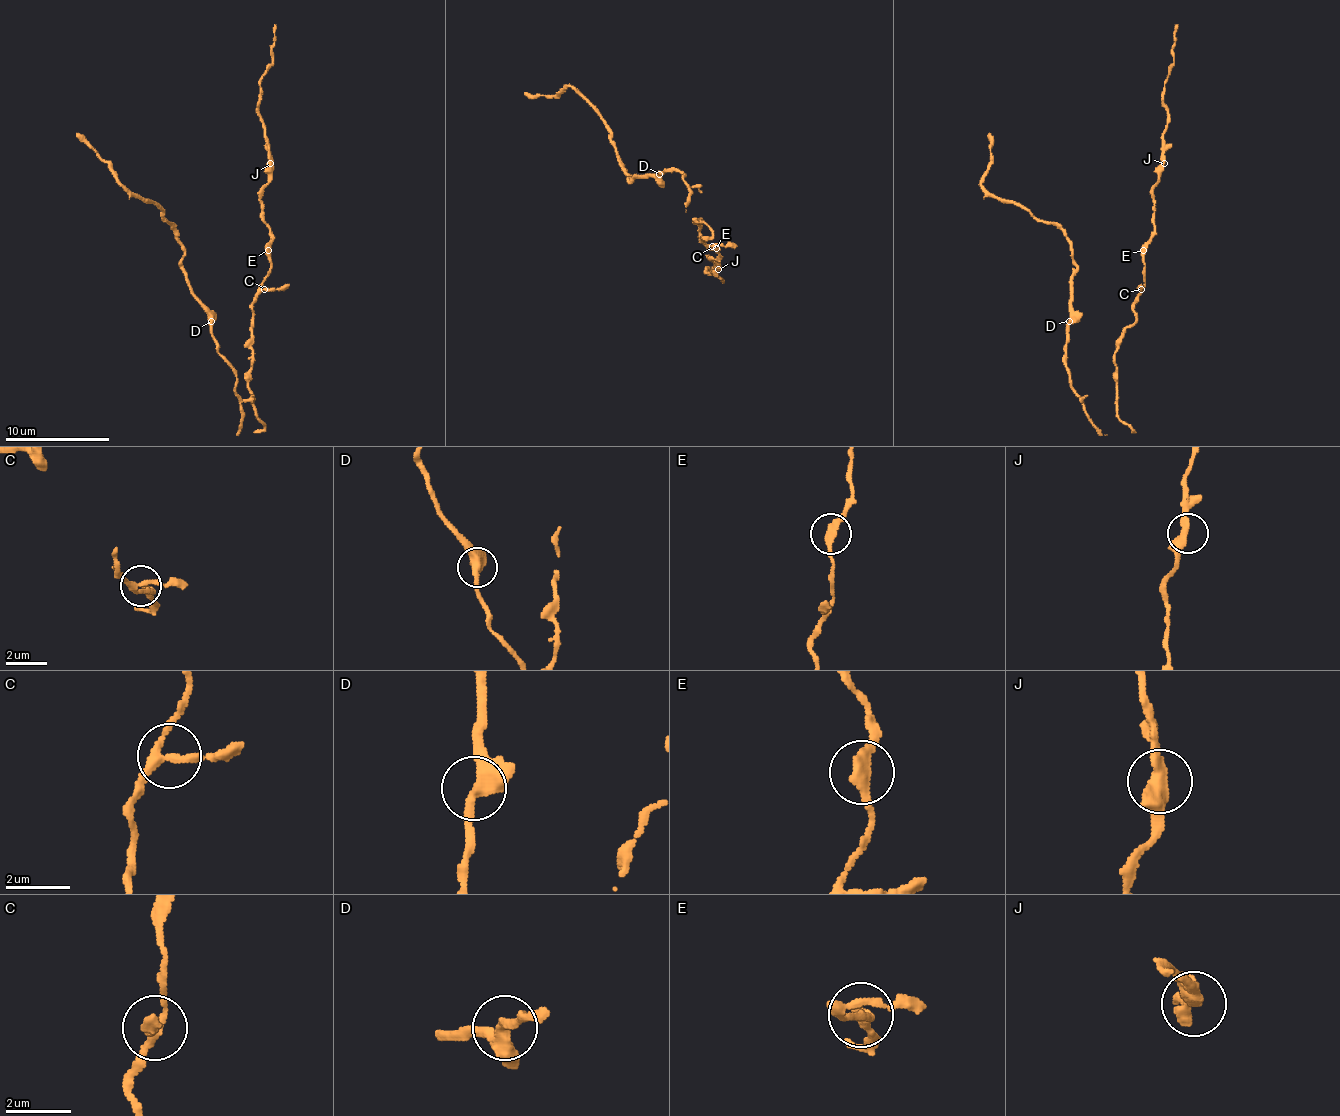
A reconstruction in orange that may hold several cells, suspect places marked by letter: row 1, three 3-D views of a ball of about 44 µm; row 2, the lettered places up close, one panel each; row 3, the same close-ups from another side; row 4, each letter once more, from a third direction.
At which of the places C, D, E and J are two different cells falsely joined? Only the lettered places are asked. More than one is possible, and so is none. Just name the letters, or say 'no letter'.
no letter

